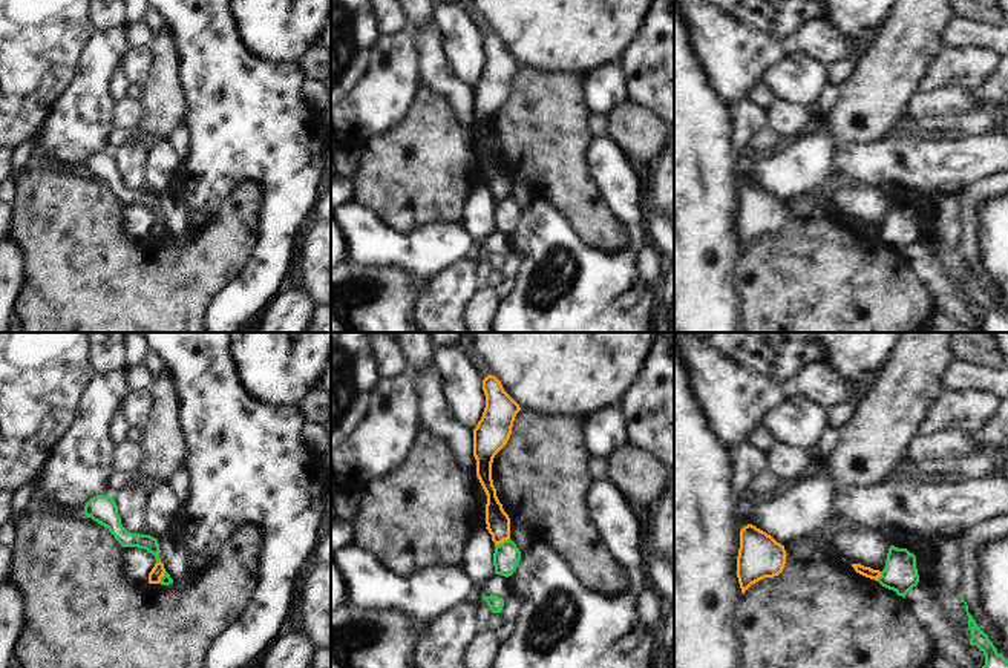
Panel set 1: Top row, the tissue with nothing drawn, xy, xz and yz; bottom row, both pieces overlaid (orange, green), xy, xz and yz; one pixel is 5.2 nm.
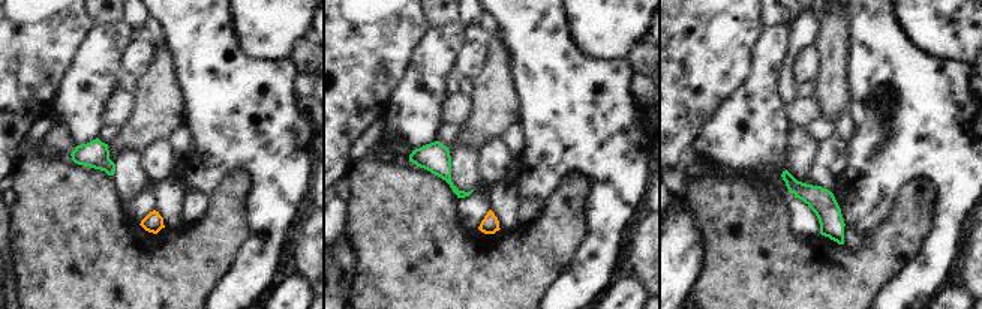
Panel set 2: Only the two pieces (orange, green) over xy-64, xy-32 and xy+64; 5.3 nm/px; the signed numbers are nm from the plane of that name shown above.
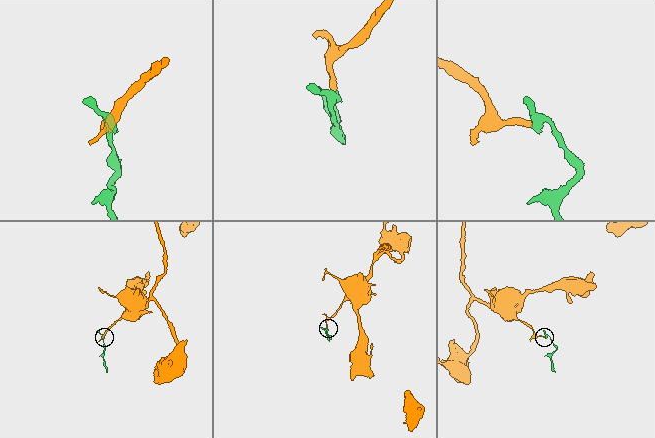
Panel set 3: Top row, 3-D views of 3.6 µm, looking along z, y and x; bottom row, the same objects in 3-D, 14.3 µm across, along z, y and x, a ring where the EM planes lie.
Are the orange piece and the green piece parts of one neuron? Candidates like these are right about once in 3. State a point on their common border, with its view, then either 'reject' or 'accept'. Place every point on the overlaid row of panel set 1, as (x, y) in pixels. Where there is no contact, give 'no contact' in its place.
contact xz (501, 543); reject

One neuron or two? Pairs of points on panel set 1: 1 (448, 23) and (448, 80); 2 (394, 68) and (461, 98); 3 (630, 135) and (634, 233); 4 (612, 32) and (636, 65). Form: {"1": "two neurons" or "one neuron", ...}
{"1": "two neurons", "2": "two neurons", "3": "two neurons", "4": "two neurons"}

